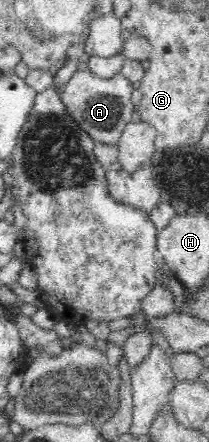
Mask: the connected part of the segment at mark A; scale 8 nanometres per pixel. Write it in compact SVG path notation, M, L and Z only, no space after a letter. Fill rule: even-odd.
M78 70L74 76L60 88L61 104L79 127L88 134L92 141L117 145L124 127L132 122L136 110L137 96L133 84L124 74L112 78L99 78L88 70Z

